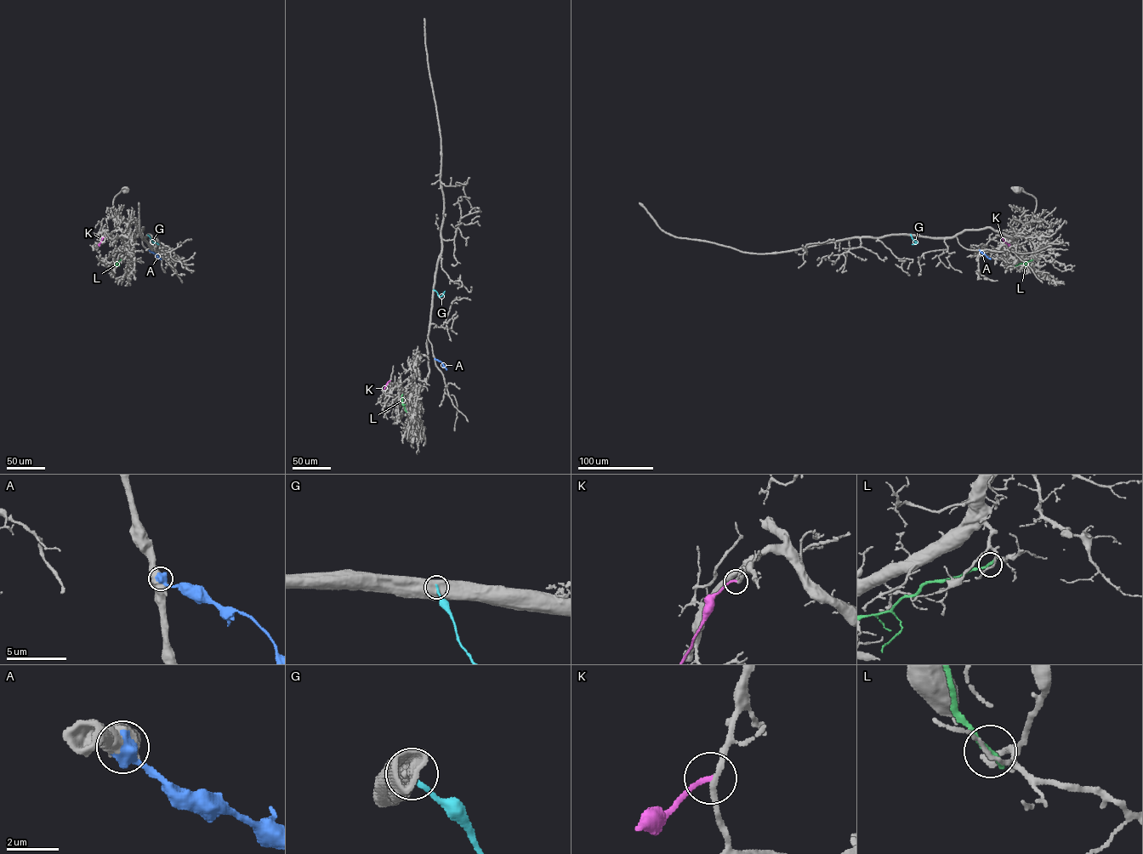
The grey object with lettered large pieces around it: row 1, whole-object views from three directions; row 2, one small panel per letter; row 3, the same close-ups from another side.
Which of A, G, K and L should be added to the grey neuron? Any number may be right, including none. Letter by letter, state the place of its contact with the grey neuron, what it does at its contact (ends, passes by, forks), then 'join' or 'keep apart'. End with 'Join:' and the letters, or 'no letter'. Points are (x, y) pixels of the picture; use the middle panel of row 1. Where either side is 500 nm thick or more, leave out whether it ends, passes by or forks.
A: (435, 359) | join
G: (434, 289) | keep apart
K: (389, 380) | it ends | keep apart
L: (406, 411) | it ends | keep apart
Join: A

